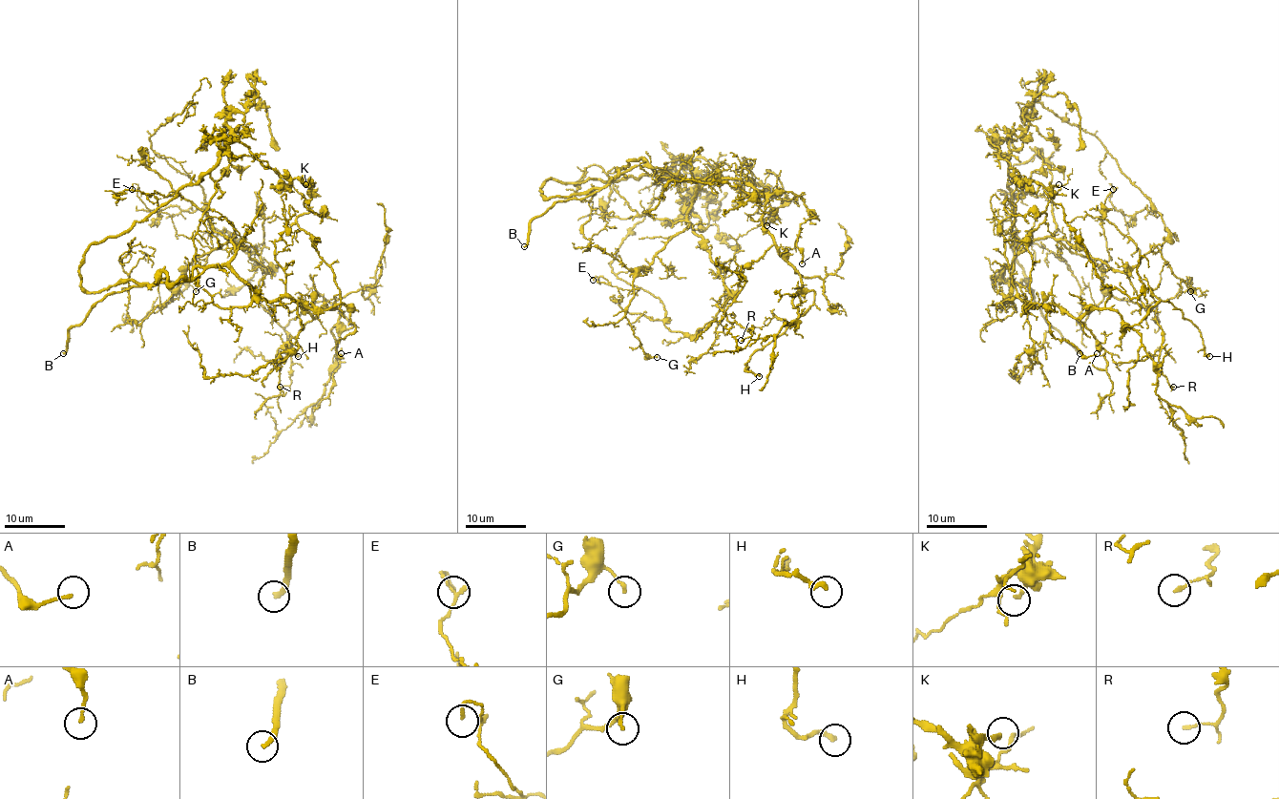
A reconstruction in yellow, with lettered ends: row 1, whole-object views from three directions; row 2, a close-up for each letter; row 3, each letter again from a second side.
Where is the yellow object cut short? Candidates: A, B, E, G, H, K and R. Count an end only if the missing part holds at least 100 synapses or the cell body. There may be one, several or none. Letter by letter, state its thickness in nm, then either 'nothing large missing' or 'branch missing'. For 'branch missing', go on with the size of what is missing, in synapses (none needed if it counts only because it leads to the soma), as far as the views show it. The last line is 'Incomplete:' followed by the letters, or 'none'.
A: 140 nm thick; nothing large missing
B: 220 nm thick; branch missing
E: 120 nm thick; nothing large missing
G: 130 nm thick; nothing large missing
H: 240 nm thick; nothing large missing
K: 240 nm thick; nothing large missing
R: 130 nm thick; nothing large missing
Incomplete: B

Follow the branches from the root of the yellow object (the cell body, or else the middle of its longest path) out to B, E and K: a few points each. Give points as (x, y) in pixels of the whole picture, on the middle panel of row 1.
B: (688, 214), (696, 189), (691, 180), (661, 168), (634, 165), (582, 199), (558, 199), (535, 217), (524, 246)
E: (688, 214), (727, 289), (715, 318), (694, 334), (623, 310), (616, 285), (602, 277), (593, 280)
K: (688, 214), (696, 185), (655, 170), (655, 183), (676, 181), (703, 157), (723, 176), (765, 189), (766, 225)

